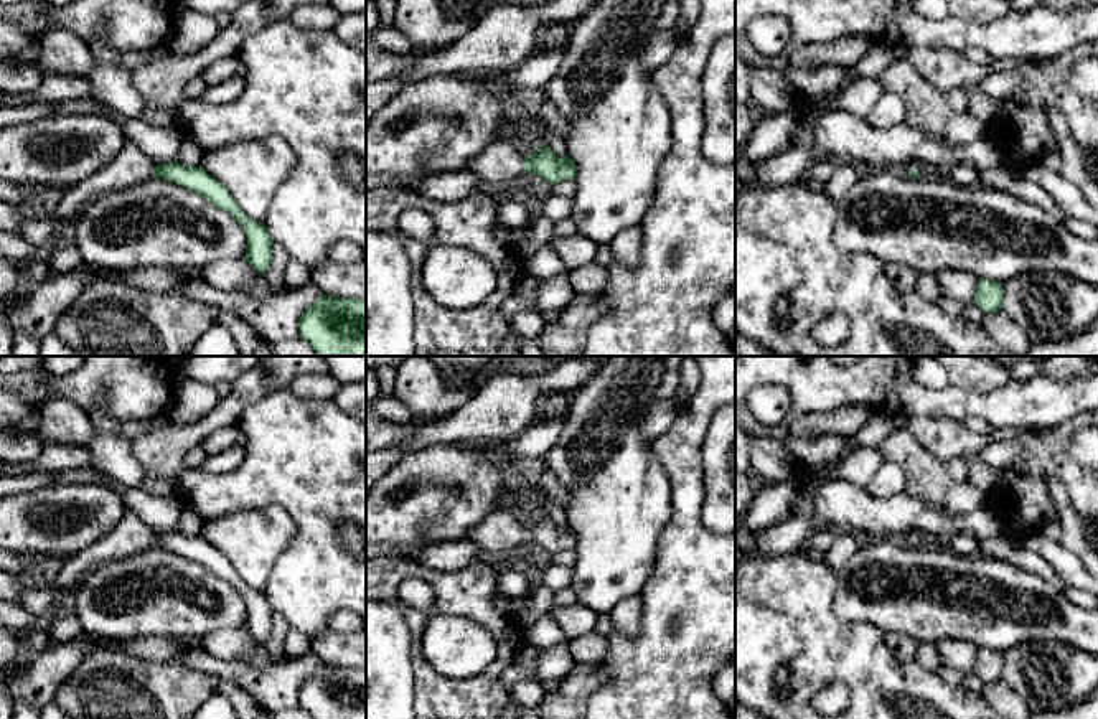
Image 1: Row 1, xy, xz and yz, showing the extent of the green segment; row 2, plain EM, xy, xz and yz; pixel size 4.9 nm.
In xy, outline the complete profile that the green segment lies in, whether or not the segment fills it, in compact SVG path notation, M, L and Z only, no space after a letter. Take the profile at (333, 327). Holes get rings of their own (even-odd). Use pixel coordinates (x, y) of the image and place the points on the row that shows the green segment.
M320 292L298 320L298 336L318 356L366 356L366 300Z

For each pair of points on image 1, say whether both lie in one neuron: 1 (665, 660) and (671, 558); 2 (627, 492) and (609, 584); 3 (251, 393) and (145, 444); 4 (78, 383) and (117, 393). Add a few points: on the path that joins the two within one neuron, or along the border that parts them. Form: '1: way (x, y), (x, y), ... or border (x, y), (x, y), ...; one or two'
1: way (665, 635), (666, 620), (671, 614), (671, 582); one
2: way (619, 515), (614, 561); one
3: way (225, 413), (197, 432), (172, 442); one
4: way (88, 383), (99, 383), (103, 380), (109, 383); one

